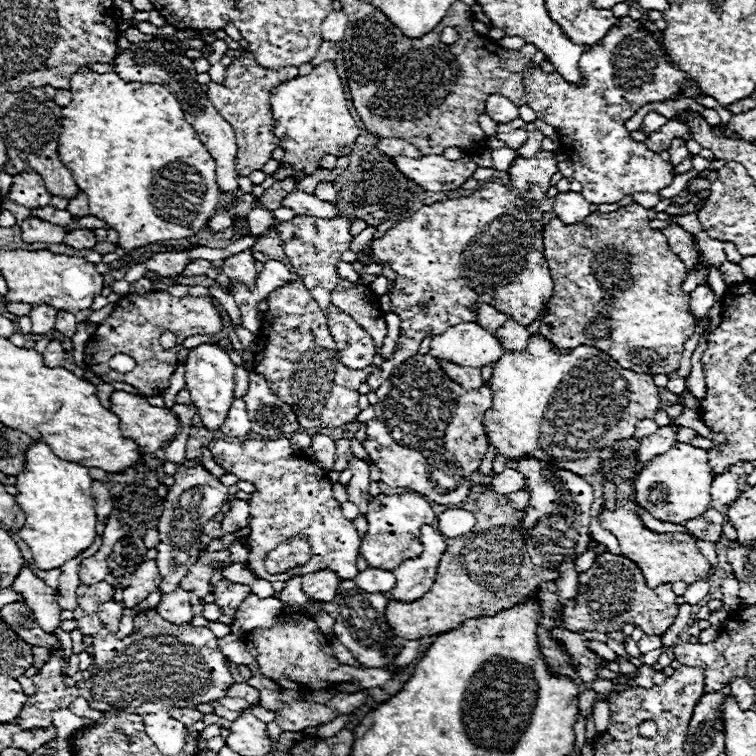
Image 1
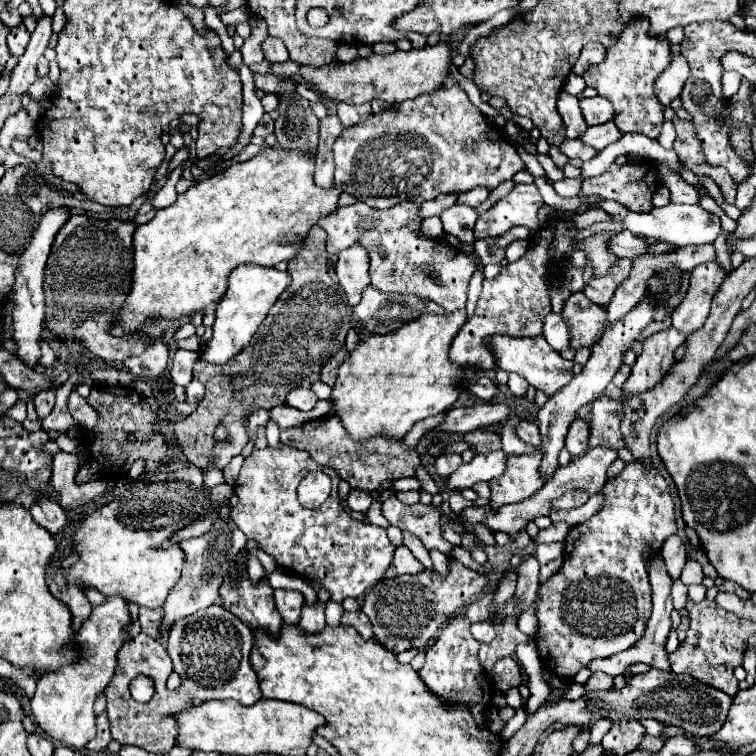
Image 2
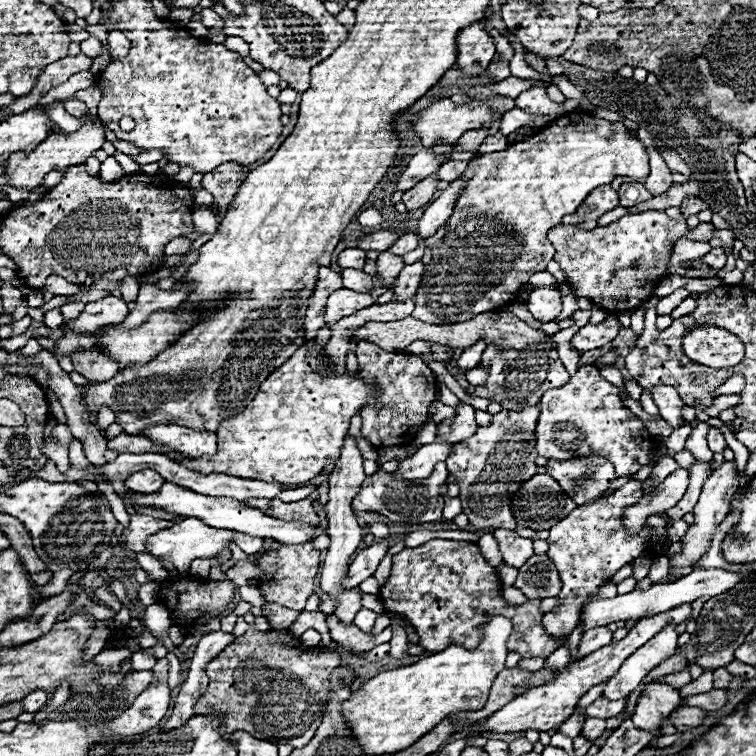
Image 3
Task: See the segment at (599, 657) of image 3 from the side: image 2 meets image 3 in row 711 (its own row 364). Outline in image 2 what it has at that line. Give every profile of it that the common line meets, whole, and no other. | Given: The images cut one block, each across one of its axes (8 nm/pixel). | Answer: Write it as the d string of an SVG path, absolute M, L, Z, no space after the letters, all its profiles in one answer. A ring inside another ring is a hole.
M490 336L490 346L494 348L496 354L496 362L498 368L506 370L506 372L516 372L522 378L526 378L536 390L542 390L546 396L554 396L562 386L566 386L574 372L572 360L564 360L558 352L554 352L554 348L550 348L550 344L546 344L544 336L536 336L536 338L512 338L512 336Z

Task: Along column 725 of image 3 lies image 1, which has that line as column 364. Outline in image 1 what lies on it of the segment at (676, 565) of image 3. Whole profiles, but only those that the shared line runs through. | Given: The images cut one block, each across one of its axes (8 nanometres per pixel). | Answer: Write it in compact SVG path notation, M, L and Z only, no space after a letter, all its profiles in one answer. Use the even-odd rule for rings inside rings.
M352 458L348 462L348 470L352 470L352 480L348 482L348 500L354 502L360 508L360 514L366 518L368 514L368 502L370 502L370 494L368 494L368 486L370 486L370 470L366 466L364 460L360 458Z

